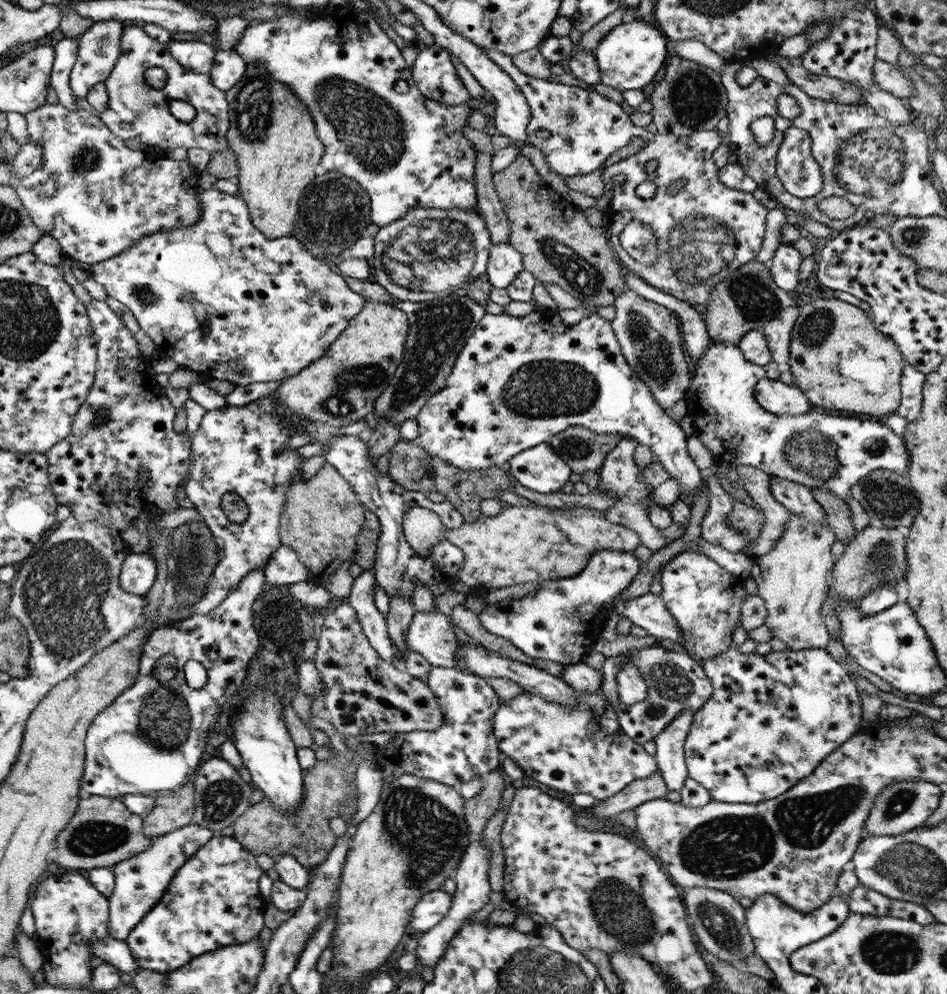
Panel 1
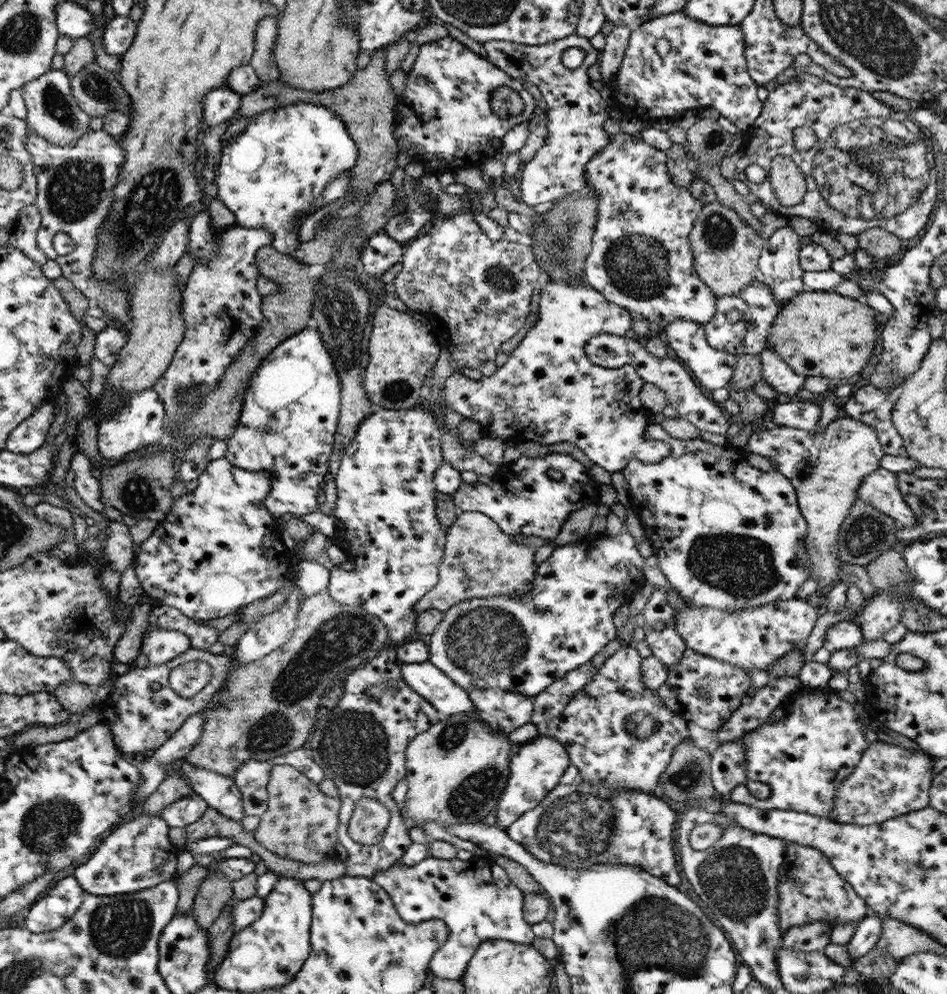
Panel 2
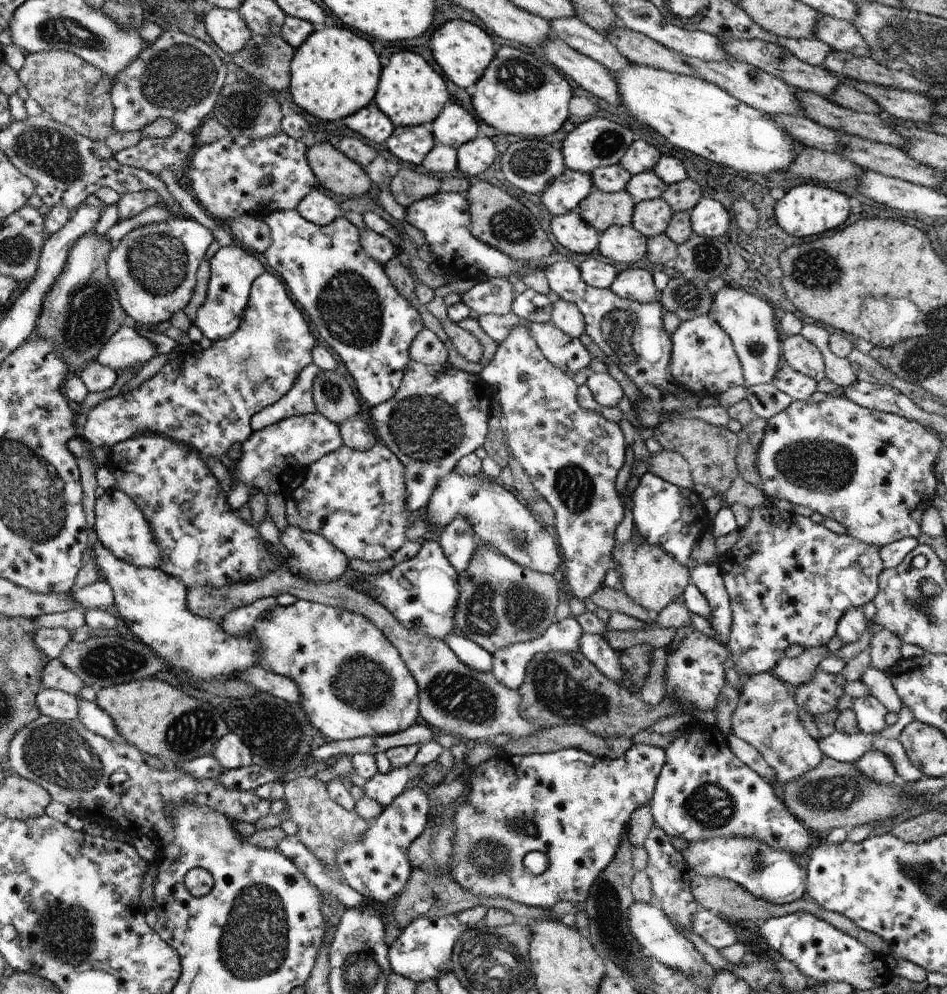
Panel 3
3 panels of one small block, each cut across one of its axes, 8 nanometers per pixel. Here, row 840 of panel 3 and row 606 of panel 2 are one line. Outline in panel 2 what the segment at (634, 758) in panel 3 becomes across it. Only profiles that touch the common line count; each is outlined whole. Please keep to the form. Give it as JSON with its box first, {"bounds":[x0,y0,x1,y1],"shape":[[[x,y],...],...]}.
{"bounds":[428,530,647,698],"shape":[[[622,530],[620,534],[613,537],[608,536],[606,533],[601,535],[589,534],[584,539],[579,540],[579,542],[573,542],[566,546],[555,546],[549,558],[537,566],[533,584],[530,588],[526,588],[524,591],[515,595],[489,596],[458,602],[458,604],[445,611],[440,624],[438,624],[436,630],[430,635],[430,646],[428,646],[430,648],[429,661],[442,670],[454,684],[457,684],[467,692],[473,687],[478,689],[502,689],[518,692],[532,698],[535,697],[545,688],[548,688],[554,681],[564,678],[566,673],[590,661],[594,658],[595,654],[600,654],[602,648],[617,636],[618,629],[613,623],[614,613],[623,604],[629,604],[633,599],[634,593],[647,585],[644,573],[642,572],[645,558],[640,555],[636,545],[637,540],[634,540],[633,536]]]}

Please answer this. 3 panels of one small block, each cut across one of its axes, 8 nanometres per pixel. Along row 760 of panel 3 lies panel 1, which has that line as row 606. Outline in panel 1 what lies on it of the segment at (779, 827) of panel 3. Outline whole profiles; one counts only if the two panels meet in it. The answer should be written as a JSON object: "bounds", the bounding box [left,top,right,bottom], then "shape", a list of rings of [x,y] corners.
{"bounds":[658,549,748,663],"shape":[[[689,549],[668,561],[658,579],[662,583],[661,597],[667,611],[683,634],[680,643],[694,654],[694,659],[702,663],[734,647],[732,631],[742,624],[740,606],[748,596],[743,578],[726,572],[705,554]]]}

